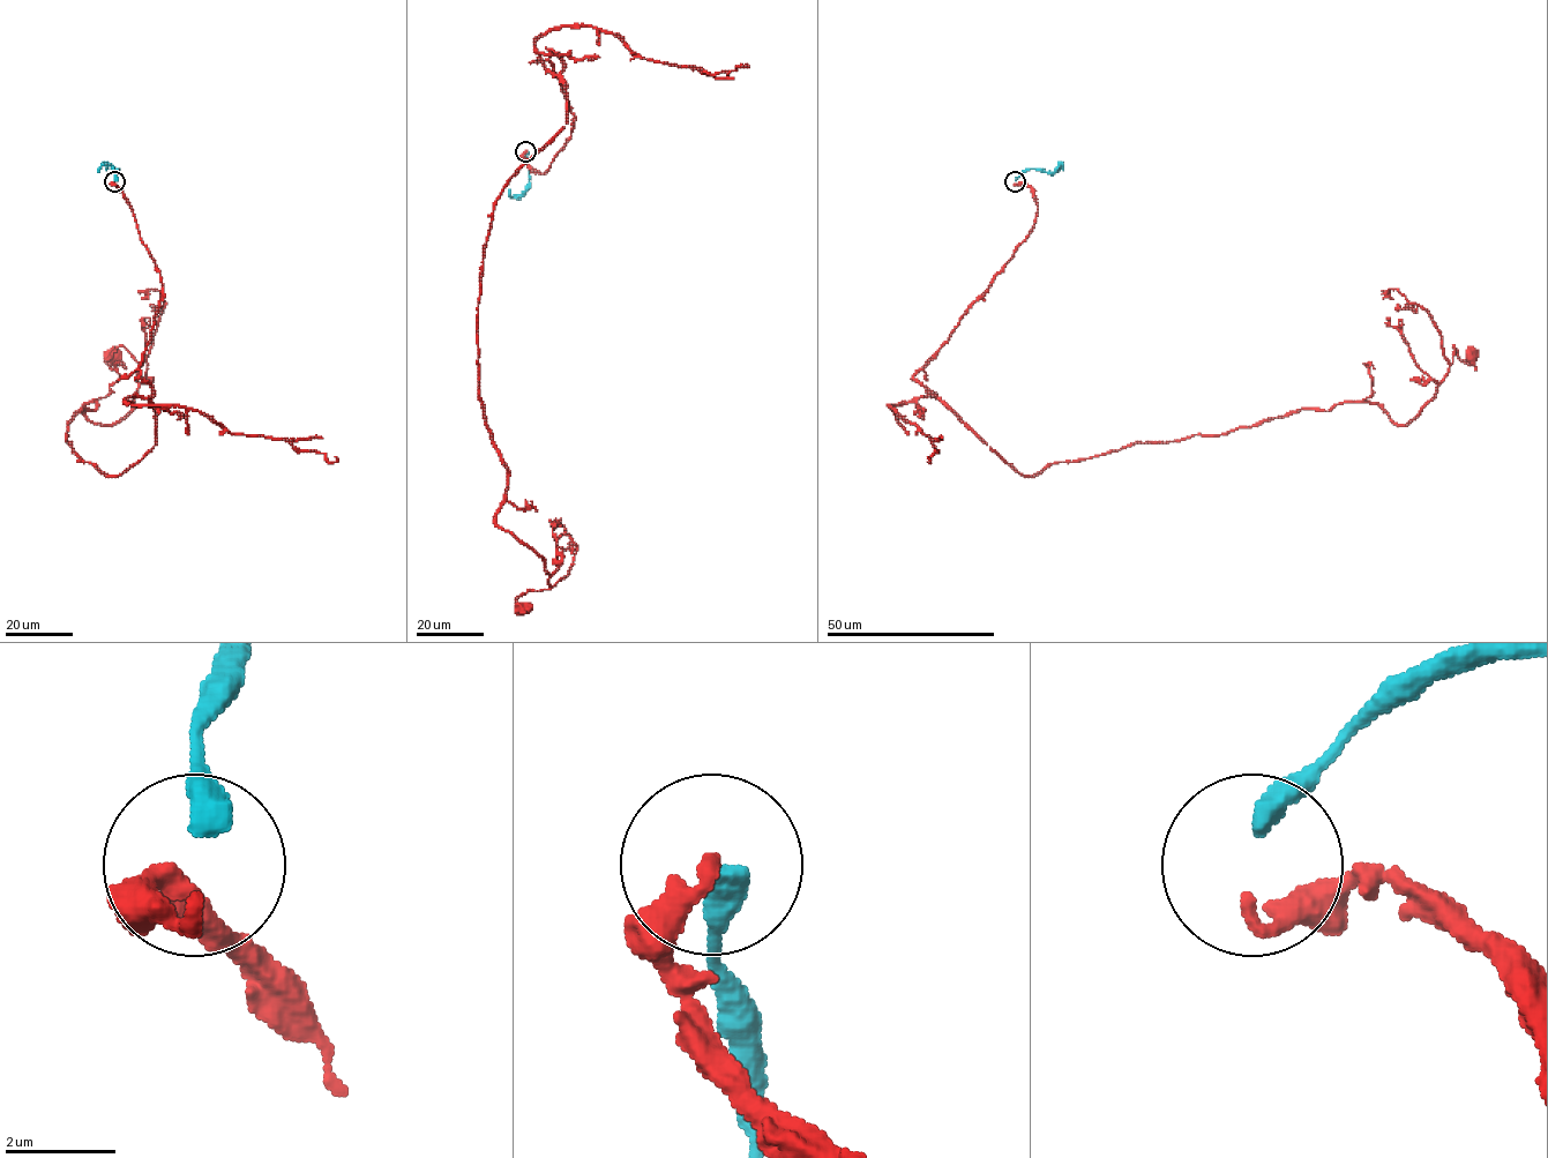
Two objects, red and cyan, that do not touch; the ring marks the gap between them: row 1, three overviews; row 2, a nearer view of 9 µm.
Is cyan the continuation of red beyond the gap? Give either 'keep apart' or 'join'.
join

